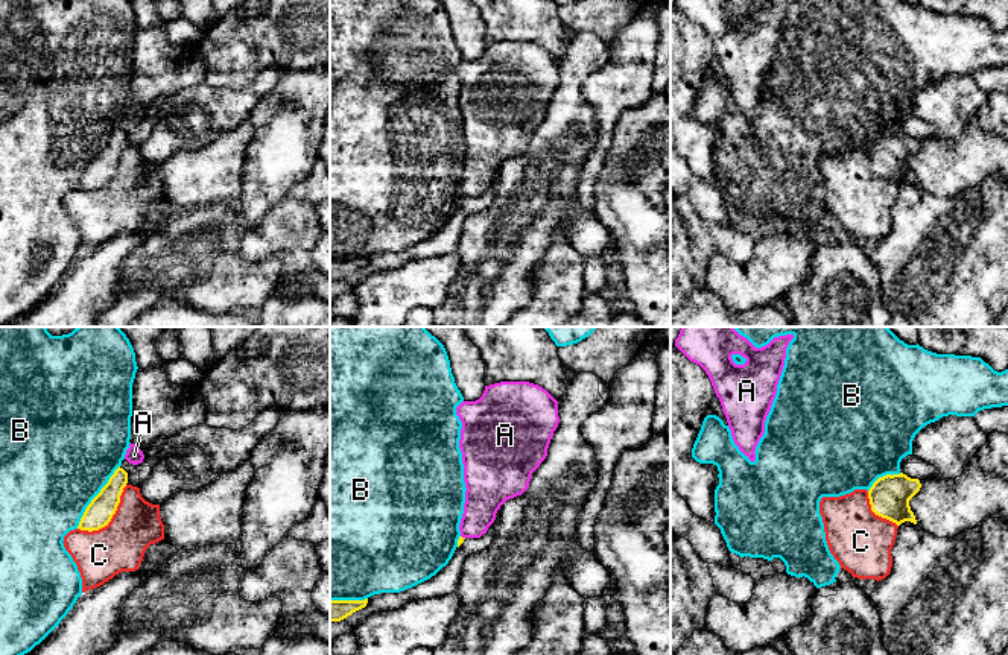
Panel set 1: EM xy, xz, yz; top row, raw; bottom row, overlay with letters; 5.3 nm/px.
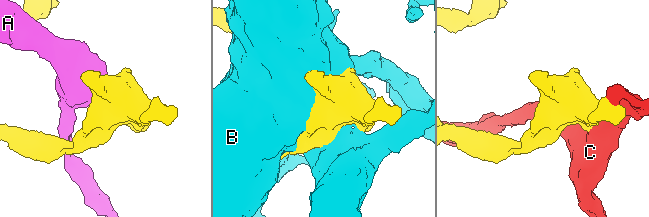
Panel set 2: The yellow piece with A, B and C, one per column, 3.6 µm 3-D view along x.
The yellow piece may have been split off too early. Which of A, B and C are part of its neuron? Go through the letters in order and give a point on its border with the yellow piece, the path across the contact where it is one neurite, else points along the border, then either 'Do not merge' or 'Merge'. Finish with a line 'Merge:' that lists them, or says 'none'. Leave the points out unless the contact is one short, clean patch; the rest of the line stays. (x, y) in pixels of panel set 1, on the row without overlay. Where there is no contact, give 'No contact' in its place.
A: Touches yellow at xz (461, 196). Do not merge
B: Touches yellow at xy (95, 157). Do not merge
C: Touches yellow at xy (111, 177). Do not merge
Merge: none

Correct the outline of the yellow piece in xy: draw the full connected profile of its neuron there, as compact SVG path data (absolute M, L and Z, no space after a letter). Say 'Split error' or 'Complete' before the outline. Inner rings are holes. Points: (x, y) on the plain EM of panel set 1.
Complete. M119 126L109 137L108 143L87 166L78 188L93 191L108 185L117 170L126 143L128 132Z

